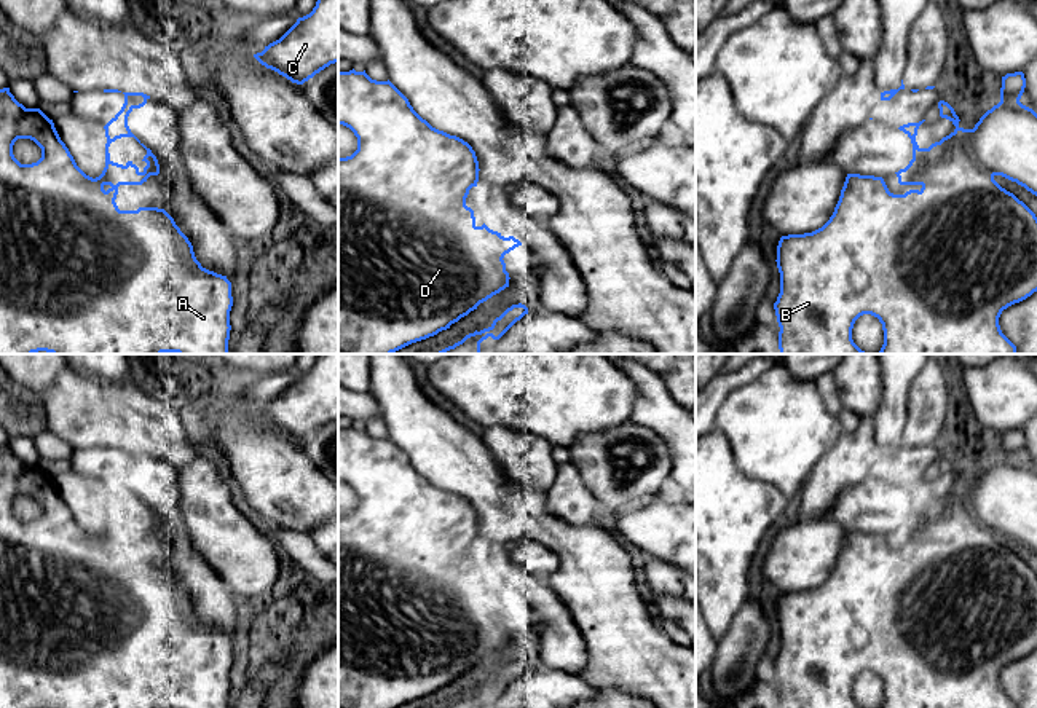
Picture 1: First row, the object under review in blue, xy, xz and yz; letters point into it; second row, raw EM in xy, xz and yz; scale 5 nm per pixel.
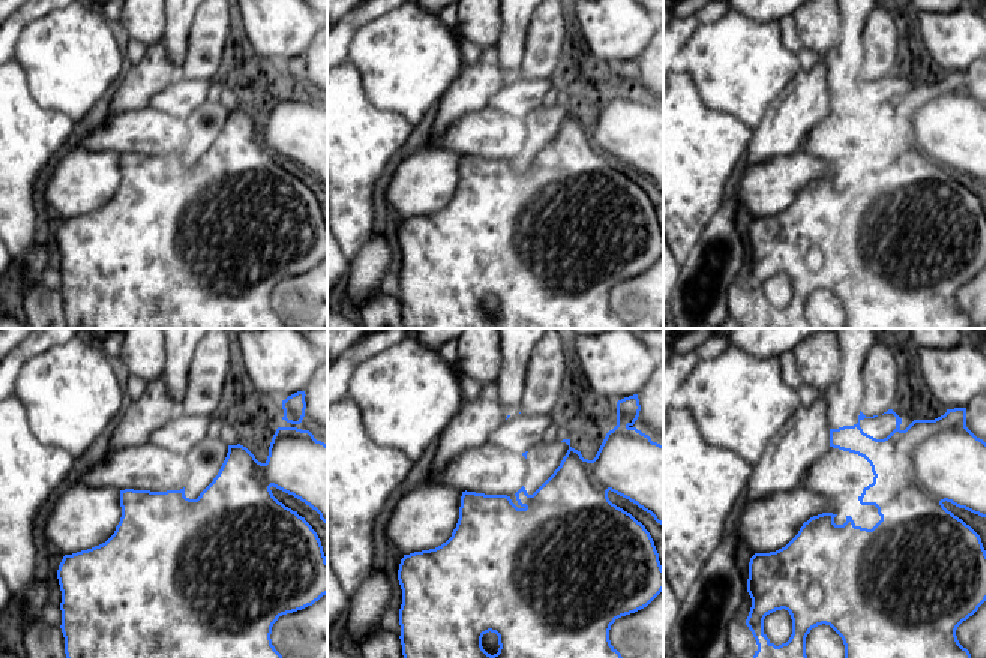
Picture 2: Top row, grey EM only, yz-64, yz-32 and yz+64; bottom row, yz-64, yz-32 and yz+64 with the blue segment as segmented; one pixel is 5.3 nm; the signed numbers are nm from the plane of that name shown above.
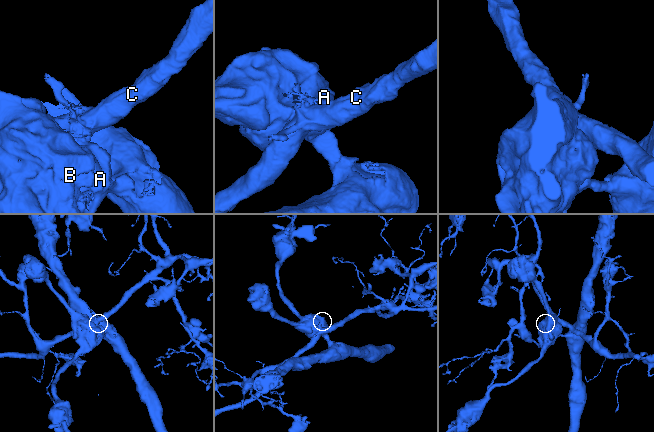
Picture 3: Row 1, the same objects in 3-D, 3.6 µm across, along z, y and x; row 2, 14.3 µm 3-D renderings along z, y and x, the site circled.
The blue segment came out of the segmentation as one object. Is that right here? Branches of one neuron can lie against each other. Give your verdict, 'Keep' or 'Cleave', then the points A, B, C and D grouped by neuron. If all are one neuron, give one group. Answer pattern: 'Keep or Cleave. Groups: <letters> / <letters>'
Cleave. Groups: A B D / C

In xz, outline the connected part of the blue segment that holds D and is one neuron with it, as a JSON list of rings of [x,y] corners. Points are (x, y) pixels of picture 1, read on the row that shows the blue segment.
[[[365,70],[338,72],[338,124],[357,137],[357,150],[338,158],[338,354],[392,354],[426,340],[467,316],[493,295],[509,287],[509,273],[496,249],[488,247],[475,225],[466,218],[466,198],[479,182],[479,161],[472,147],[456,136],[432,128],[410,105],[408,99],[388,80],[372,80]]]

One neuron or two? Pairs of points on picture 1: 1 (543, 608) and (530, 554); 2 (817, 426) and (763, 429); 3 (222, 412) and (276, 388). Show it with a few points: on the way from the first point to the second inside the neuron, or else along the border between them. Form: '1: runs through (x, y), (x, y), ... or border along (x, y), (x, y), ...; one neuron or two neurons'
1: border along (528, 573), (546, 582); two neurons
2: runs through (804, 429), (776, 429); one neuron
3: border along (230, 385), (225, 404), (252, 413); two neurons

